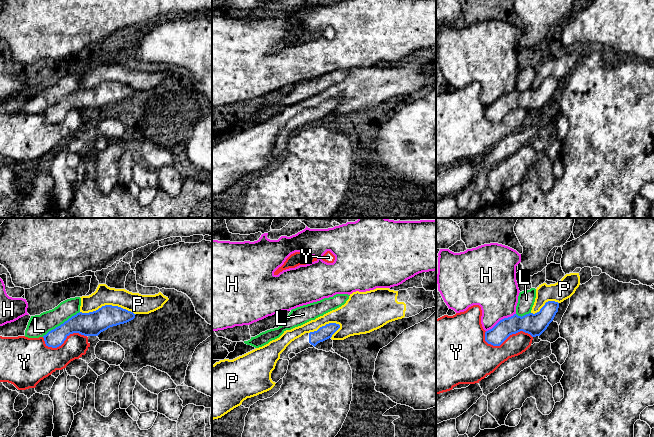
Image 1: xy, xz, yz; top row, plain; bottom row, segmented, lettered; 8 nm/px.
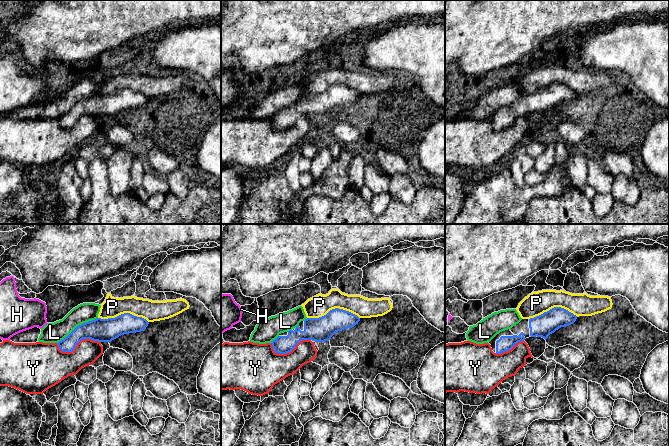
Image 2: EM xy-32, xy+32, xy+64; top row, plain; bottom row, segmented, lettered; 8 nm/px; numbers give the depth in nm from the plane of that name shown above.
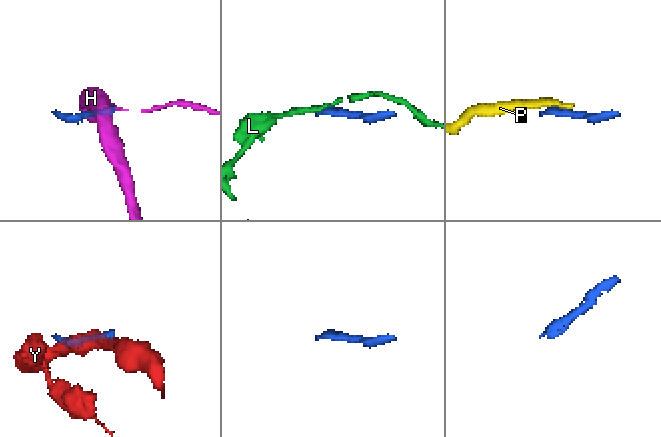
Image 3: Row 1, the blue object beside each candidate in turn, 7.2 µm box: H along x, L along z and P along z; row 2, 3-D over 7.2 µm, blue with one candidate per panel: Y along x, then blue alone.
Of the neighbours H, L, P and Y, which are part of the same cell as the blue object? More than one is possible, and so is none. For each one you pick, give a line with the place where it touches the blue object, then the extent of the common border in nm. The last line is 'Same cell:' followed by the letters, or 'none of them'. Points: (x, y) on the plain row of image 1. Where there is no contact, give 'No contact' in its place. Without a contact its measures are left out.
Same cell: none of them

